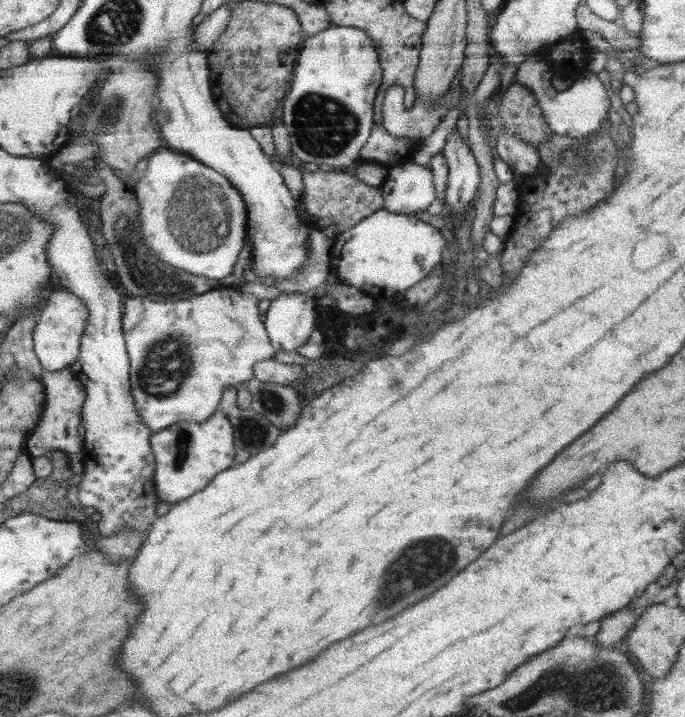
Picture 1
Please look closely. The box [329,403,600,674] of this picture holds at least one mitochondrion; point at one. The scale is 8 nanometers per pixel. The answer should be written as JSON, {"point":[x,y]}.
{"point":[412,571]}

